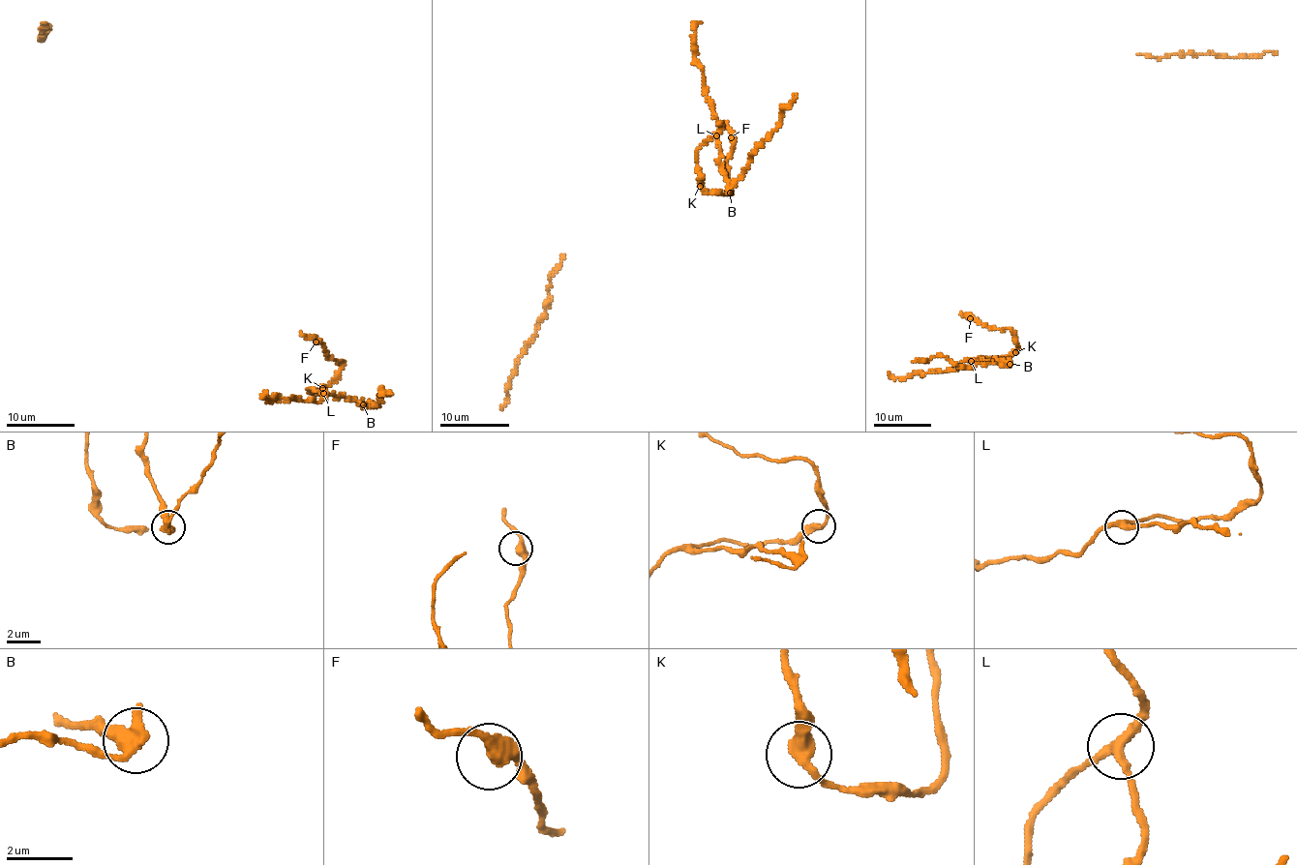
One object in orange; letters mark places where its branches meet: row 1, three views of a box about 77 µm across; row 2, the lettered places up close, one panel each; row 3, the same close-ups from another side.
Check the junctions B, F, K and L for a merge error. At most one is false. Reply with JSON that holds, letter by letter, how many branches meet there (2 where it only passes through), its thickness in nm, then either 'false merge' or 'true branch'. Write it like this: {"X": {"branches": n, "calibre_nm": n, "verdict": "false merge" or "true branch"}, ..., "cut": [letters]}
{"B": {"branches": 2, "calibre_nm": 400, "verdict": "false merge"}, "F": {"branches": 2, "calibre_nm": 400, "verdict": "true branch"}, "K": {"branches": 2, "calibre_nm": 400, "verdict": "true branch"}, "L": {"branches": 3, "calibre_nm": 280, "verdict": "true branch"}, "cut": ["B"]}

